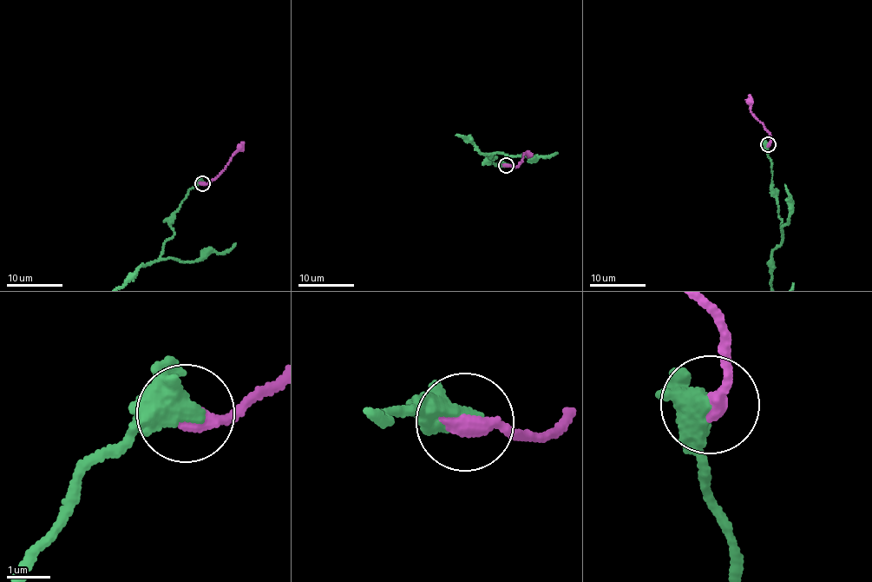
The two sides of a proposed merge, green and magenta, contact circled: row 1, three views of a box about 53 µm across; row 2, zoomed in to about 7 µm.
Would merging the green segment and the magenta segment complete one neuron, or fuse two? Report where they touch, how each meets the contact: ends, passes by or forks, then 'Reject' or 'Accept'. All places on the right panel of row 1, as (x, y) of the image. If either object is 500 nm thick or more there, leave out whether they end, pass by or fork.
Place: (768, 144). At the ring green passes by. At the ring magenta ends. Accept

